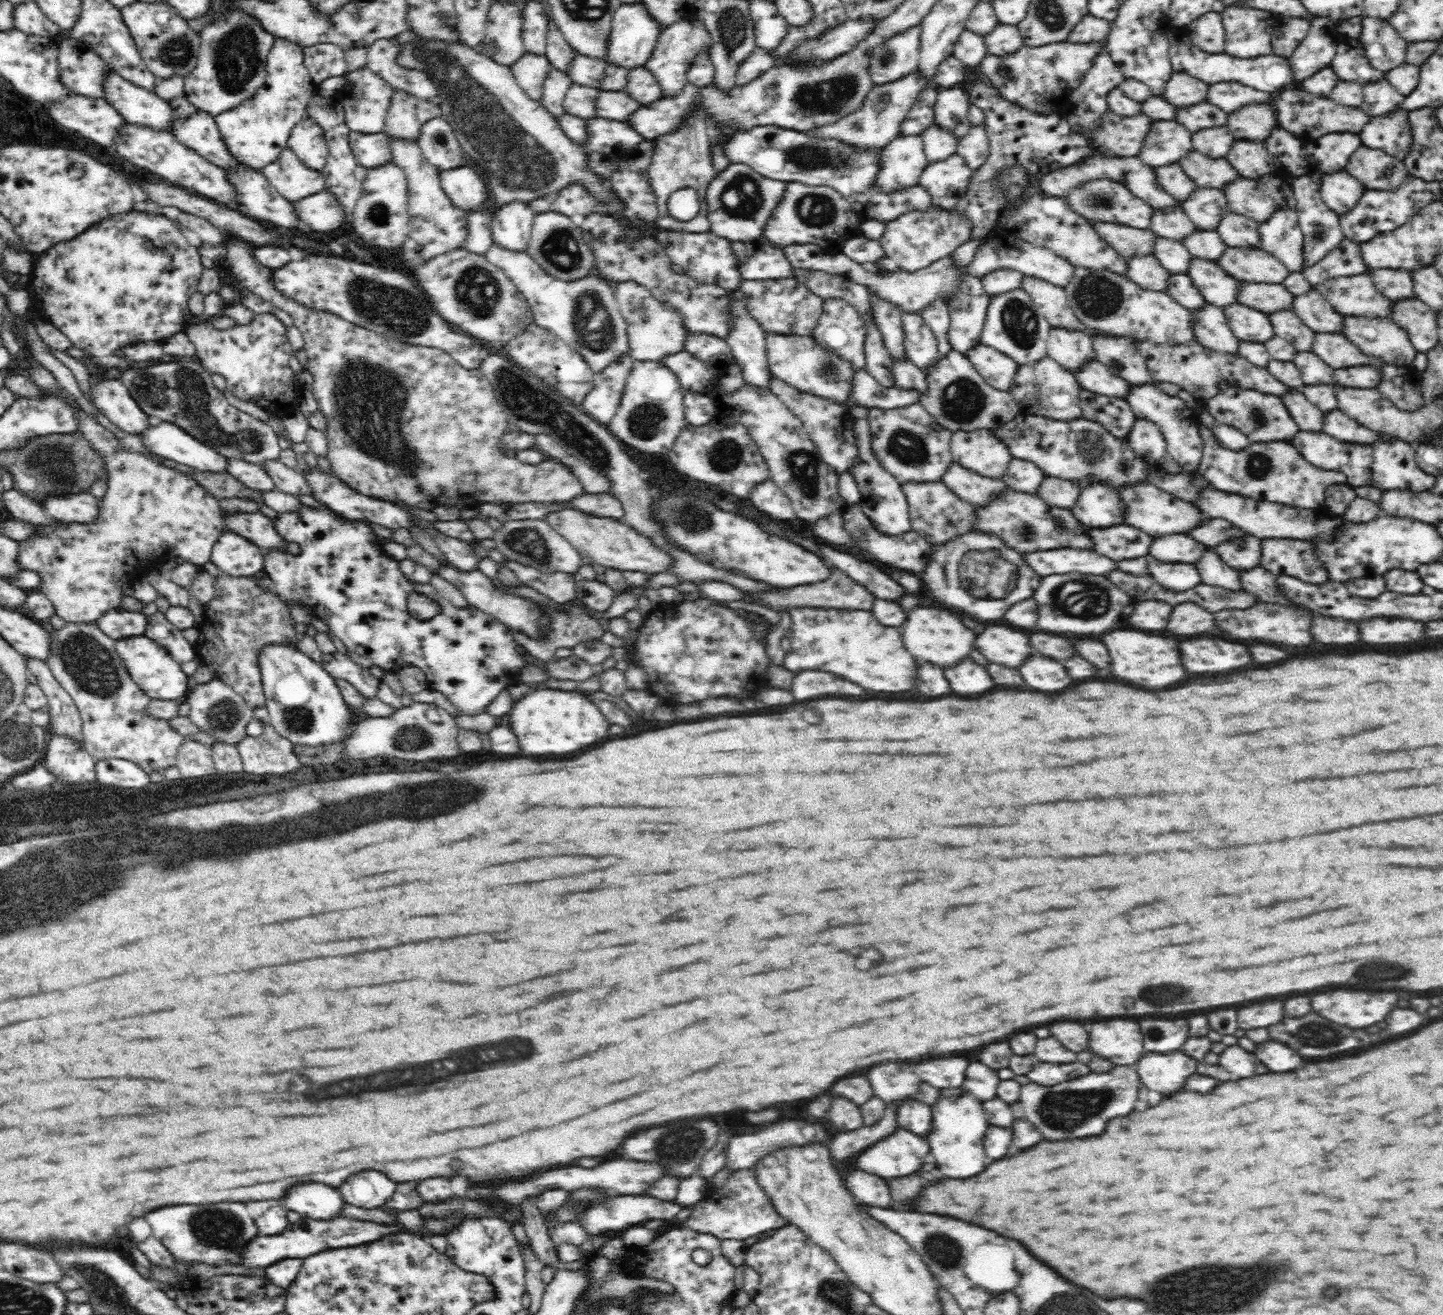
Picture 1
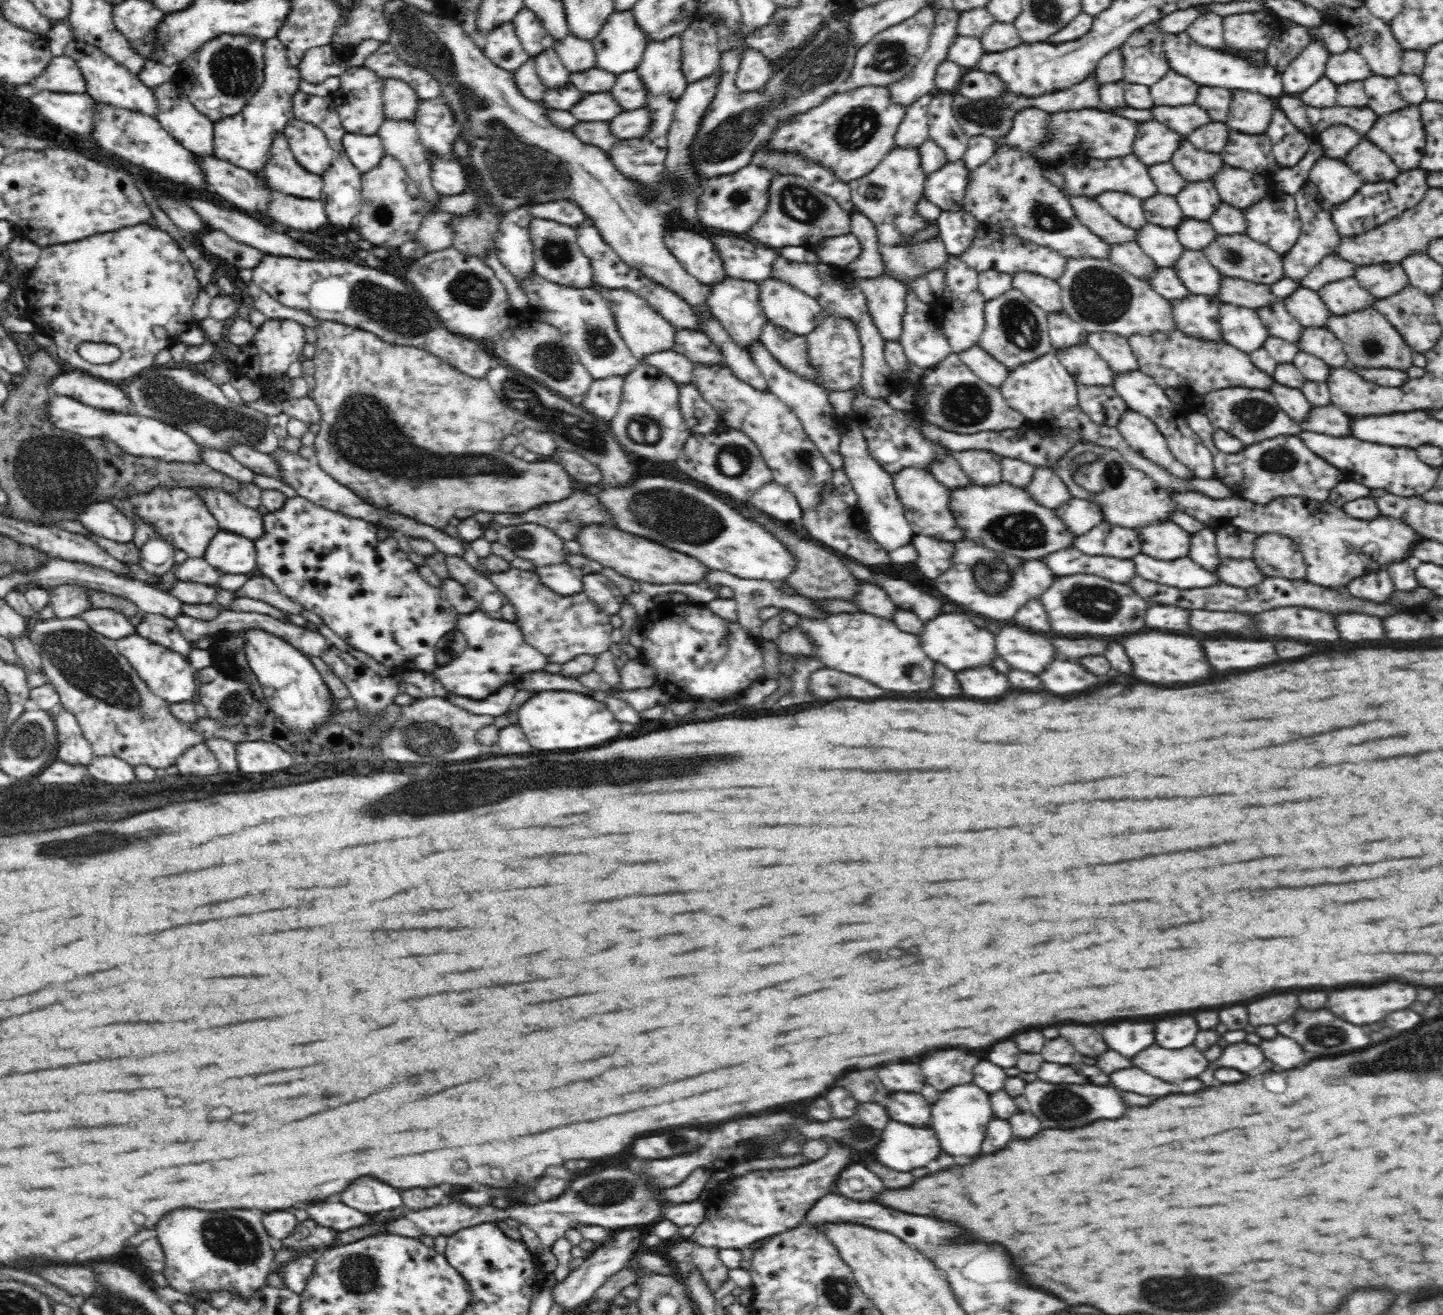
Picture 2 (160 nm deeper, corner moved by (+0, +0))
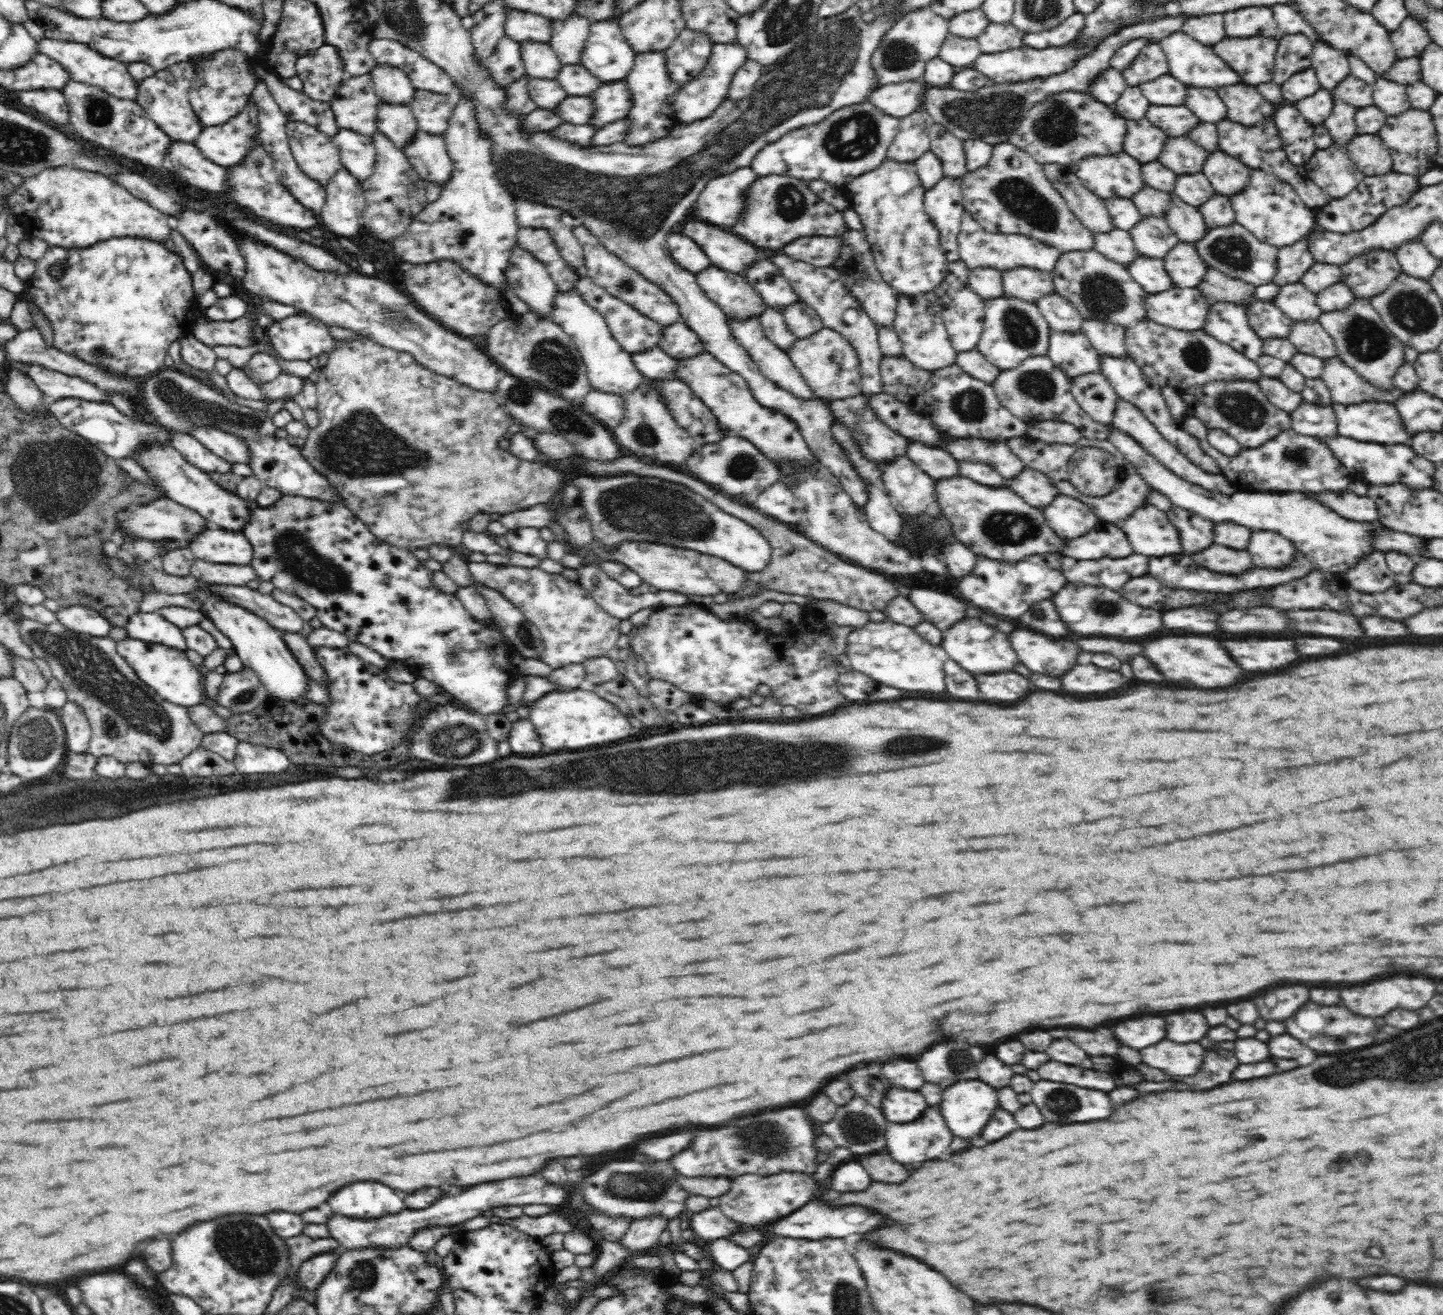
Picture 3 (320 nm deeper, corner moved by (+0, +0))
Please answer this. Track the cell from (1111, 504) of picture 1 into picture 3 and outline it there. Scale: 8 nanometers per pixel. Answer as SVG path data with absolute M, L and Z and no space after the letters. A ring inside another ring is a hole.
M1061 495L1042 508L1048 525L1062 538L1078 538L1088 534L1100 520L1090 506L1081 500Z

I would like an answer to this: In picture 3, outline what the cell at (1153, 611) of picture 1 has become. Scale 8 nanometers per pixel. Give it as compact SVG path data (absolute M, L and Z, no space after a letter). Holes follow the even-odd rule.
M1172 608L1162 612L1162 626L1168 630L1182 630L1182 632L1216 632L1216 614L1204 612L1202 608Z

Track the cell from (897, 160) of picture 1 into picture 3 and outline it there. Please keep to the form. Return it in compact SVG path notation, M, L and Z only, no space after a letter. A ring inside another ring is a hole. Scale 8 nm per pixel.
M886 159L885 162L882 162L878 168L872 170L870 173L862 174L857 178L854 178L849 182L848 185L844 186L842 189L845 192L846 197L848 198L851 209L856 211L858 216L861 219L863 224L864 233L869 245L870 252L874 257L874 262L876 263L877 270L880 271L882 278L886 281L894 290L897 290L899 297L901 296L916 296L916 294L931 294L932 291L946 278L948 274L948 259L942 251L941 247L941 235L934 224L933 220L930 218L930 215L925 211L925 187L923 182L920 181L920 178L917 174L917 167L915 162L897 162L893 159Z

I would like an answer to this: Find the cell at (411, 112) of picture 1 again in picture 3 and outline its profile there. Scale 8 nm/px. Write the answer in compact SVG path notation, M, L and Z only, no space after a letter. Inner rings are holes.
M392 64L376 65L371 70L376 94L384 105L410 106L416 89L409 76Z

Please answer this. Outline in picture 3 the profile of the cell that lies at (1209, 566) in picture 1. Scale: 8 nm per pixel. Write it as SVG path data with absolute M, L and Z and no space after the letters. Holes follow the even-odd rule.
M1174 508L1168 518L1178 526L1180 534L1182 534L1182 546L1186 554L1198 554L1204 552L1206 548L1210 548L1214 544L1214 524L1198 518L1196 514L1186 514L1178 508Z

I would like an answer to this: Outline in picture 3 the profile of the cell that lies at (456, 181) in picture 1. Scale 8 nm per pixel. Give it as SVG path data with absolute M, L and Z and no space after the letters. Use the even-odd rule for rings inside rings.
M423 132L416 133L404 150L405 157L421 180L444 188L451 181L454 162L448 154L445 138Z

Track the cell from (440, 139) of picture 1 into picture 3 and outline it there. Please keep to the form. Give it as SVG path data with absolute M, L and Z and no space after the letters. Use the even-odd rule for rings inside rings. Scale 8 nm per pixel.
M416 90L410 107L420 132L444 137L455 108L446 95Z

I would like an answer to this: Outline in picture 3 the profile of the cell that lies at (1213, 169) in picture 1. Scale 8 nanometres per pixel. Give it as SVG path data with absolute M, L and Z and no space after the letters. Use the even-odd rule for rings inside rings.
M1170 138L1157 161L1177 176L1203 173L1210 151L1200 148L1188 138Z

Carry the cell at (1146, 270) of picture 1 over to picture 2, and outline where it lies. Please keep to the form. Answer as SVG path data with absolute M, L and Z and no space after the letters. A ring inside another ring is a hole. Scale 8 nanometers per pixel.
M1137 242L1112 244L1110 260L1119 264L1122 270L1144 281L1153 278L1159 268L1154 259L1150 258Z

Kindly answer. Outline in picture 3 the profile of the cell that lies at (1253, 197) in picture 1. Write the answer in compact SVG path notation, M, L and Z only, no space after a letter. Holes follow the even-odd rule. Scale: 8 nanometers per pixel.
M1218 149L1210 152L1203 174L1218 195L1232 198L1248 187L1251 169L1234 159L1232 155Z

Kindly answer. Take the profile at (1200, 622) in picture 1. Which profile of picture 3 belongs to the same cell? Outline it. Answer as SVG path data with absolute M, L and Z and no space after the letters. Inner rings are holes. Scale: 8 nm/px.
M1252 608L1252 610L1230 610L1218 616L1218 628L1230 634L1266 634L1282 632L1286 620L1276 612L1276 608Z

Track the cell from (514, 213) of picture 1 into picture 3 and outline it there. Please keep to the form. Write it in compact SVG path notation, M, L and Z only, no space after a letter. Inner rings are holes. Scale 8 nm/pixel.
M518 243L510 247L505 278L512 285L514 293L530 306L532 313L542 318L550 318L548 314L550 314L551 306L554 306L552 299L558 290L544 263L536 259L534 254L530 253L526 247L522 247Z

